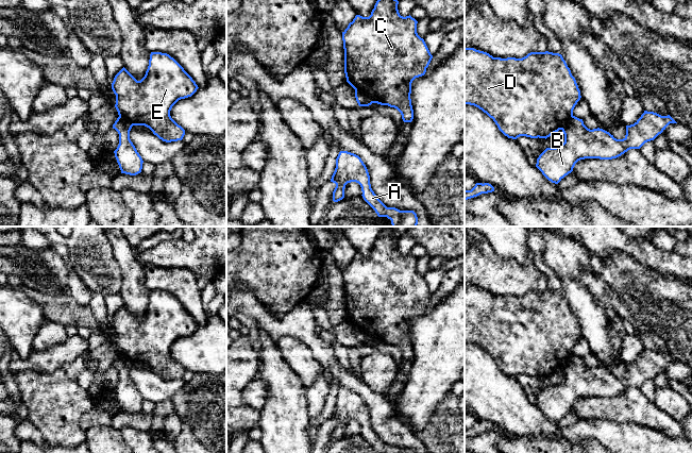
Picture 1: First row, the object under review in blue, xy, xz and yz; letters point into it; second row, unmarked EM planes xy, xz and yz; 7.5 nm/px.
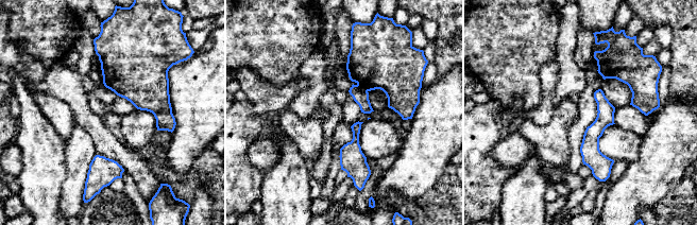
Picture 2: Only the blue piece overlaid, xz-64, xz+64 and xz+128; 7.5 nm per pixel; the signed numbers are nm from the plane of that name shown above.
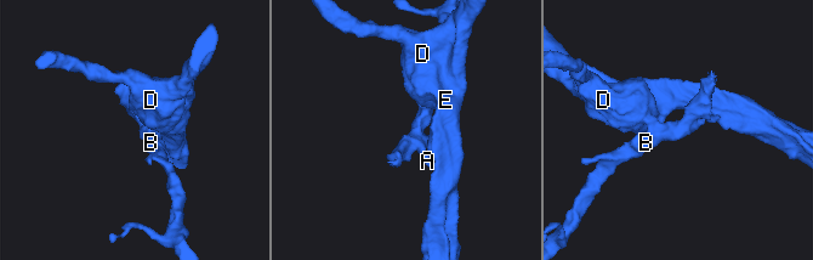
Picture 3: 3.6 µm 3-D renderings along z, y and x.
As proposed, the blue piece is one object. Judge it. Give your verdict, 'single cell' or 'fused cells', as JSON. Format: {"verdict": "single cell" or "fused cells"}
{"verdict": "fused cells"}

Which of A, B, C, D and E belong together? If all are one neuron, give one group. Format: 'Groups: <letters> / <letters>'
Groups: A B / C D E

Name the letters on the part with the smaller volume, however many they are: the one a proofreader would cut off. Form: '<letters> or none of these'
A, B

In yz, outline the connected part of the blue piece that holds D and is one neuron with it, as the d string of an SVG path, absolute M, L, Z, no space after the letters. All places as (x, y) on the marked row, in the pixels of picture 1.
M465 48L465 104L486 113L508 138L546 139L563 130L580 98L576 80L559 53L530 52L522 58L501 58Z

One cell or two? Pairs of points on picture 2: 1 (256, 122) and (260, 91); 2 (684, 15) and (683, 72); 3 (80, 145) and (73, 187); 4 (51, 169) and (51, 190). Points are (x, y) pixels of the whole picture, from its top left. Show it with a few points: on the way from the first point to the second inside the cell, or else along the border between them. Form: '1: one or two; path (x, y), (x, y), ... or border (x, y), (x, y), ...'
1: two; border (248, 99), (253, 104), (253, 108), (265, 117)
2: one; path (679, 29), (683, 33), (683, 58)
3: one; path (79, 156), (77, 167), (73, 170), (73, 176)
4: one; path (51, 174), (51, 185)

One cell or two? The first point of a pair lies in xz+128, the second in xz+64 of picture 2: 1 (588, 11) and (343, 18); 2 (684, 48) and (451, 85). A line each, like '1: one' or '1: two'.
1: two
2: two

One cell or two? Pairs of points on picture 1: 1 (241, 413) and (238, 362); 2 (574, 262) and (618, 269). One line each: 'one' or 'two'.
1: one
2: two

